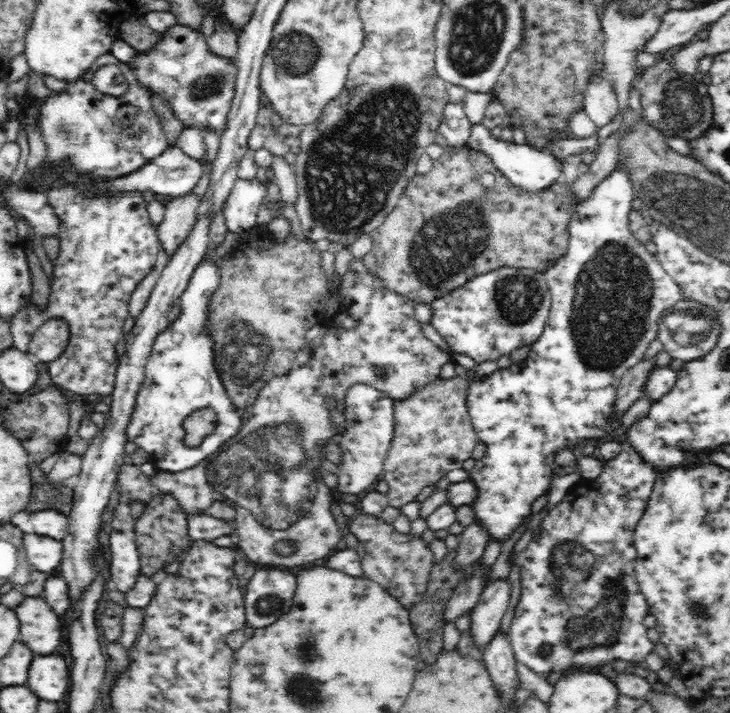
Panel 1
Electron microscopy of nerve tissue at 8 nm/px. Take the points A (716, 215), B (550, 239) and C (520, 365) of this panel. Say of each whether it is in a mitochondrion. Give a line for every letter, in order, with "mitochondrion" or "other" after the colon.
A: mitochondrion
B: other
C: other

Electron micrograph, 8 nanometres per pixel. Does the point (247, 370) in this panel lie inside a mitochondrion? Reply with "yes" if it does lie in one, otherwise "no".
yes

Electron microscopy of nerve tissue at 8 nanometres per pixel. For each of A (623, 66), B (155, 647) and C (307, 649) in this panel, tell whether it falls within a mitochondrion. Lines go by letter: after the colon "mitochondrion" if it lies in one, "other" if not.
A: other
B: mitochondrion
C: mitochondrion

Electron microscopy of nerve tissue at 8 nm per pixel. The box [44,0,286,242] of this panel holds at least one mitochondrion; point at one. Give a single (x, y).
(209, 86)

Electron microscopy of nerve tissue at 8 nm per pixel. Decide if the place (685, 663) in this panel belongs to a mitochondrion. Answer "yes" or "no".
no

